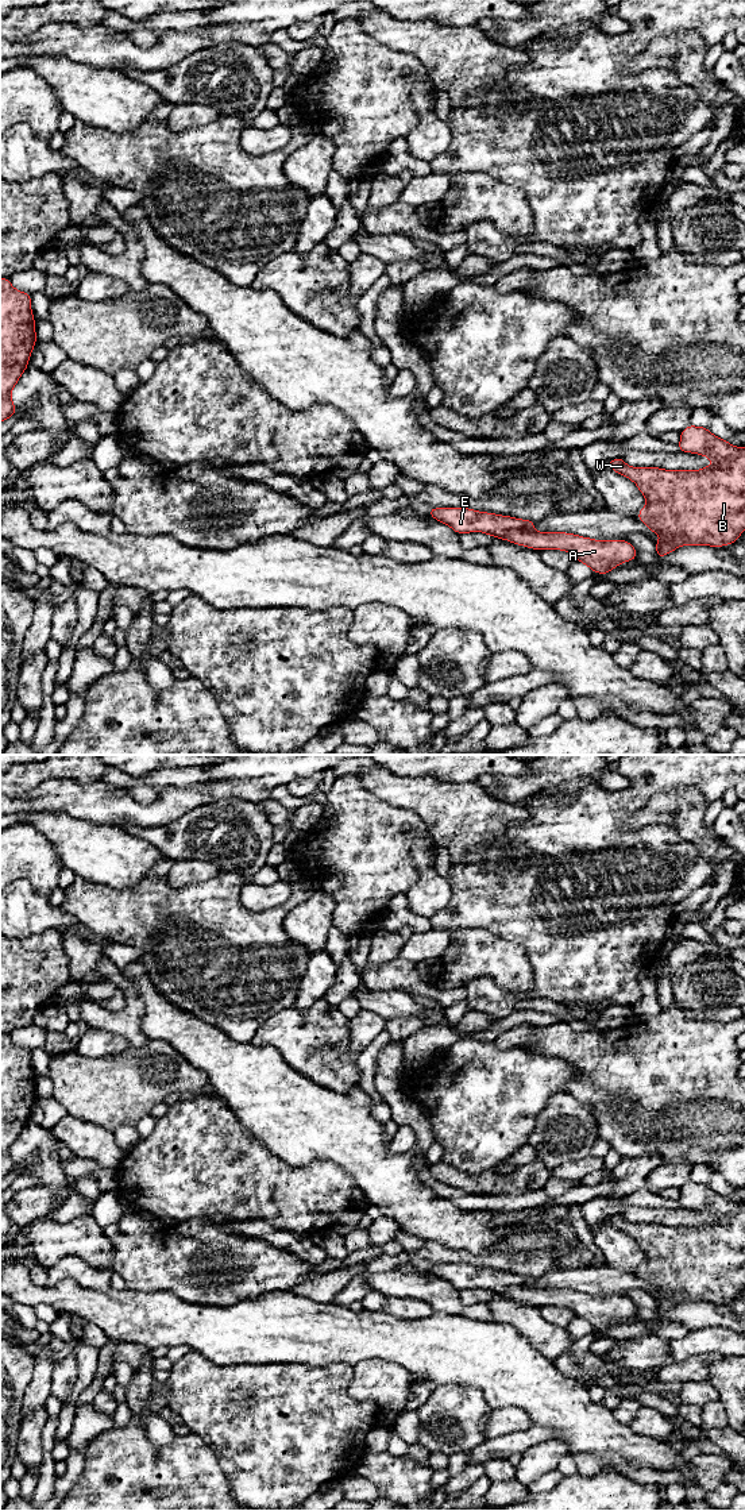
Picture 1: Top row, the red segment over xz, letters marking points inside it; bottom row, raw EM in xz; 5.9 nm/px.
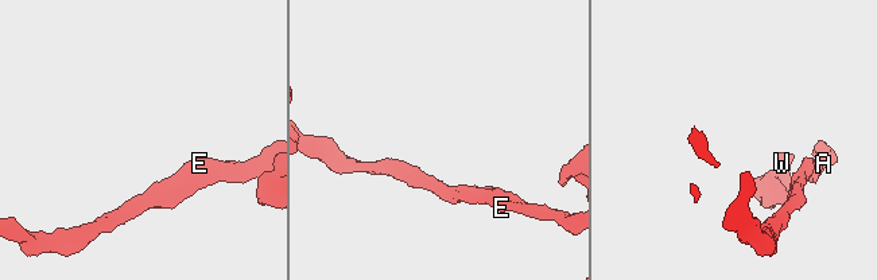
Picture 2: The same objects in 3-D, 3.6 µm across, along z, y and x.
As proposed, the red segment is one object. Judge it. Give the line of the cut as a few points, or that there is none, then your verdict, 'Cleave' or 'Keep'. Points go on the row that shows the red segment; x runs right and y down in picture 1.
No split. Keep

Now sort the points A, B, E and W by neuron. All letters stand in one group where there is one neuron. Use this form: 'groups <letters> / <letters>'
groups A B E W

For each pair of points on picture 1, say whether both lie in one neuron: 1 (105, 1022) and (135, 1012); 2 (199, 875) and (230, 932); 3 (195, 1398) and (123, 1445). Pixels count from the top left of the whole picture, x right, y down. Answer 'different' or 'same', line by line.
1: same
2: different
3: different

